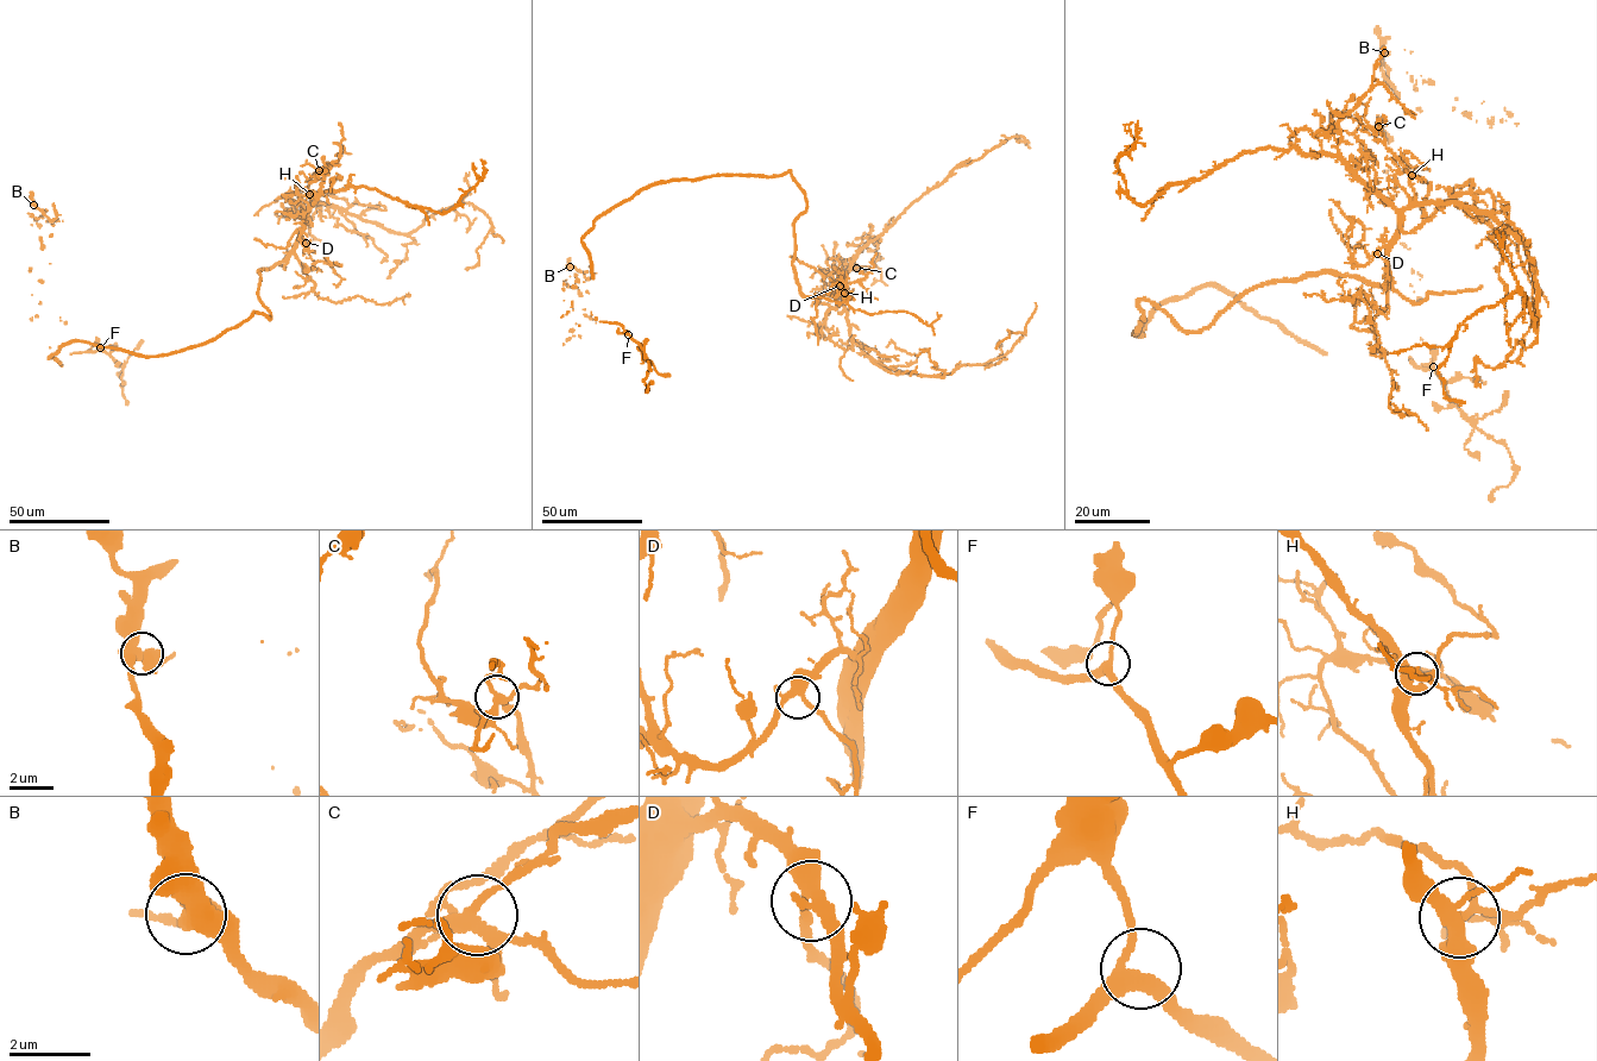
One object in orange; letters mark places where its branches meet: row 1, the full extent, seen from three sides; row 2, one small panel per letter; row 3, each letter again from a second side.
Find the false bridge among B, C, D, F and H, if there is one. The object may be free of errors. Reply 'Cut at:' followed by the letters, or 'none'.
Cut at: H

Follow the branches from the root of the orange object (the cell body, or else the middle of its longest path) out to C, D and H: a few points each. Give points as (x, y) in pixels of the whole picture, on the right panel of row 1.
C: (1149, 302), (1184, 331), (1202, 331), (1269, 284), (1334, 272), (1390, 286), (1388, 244), (1415, 196), (1378, 126)
D: (1149, 302), (1184, 331), (1202, 331), (1247, 292), (1269, 284), (1334, 272), (1387, 287), (1388, 248), (1377, 253)
H: (1149, 302), (1184, 331), (1202, 331), (1269, 284), (1334, 272), (1387, 287), (1388, 244), (1415, 201), (1412, 175)

